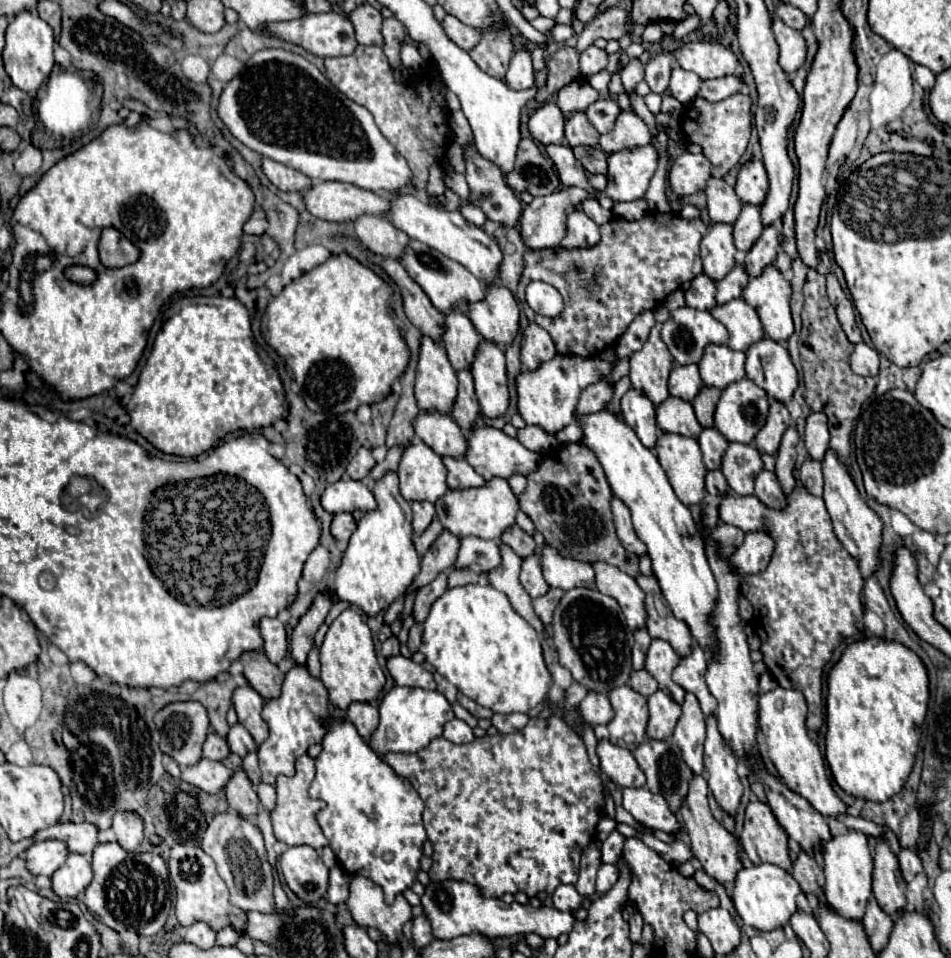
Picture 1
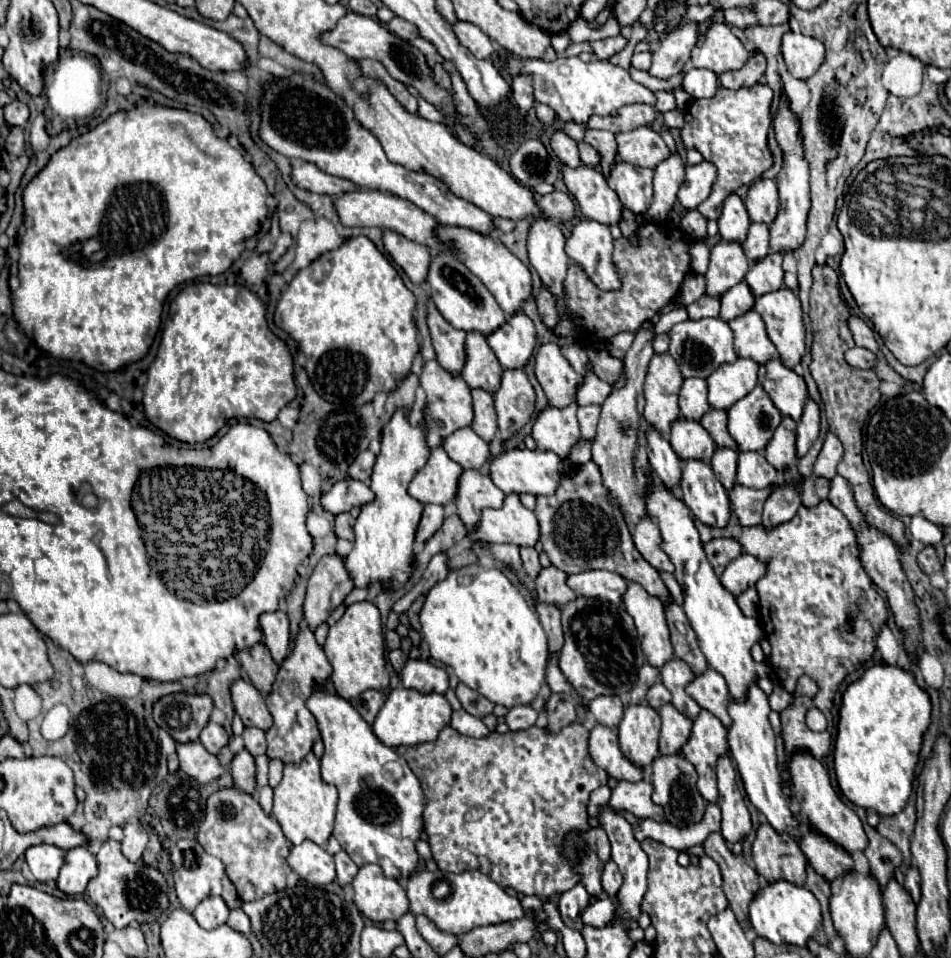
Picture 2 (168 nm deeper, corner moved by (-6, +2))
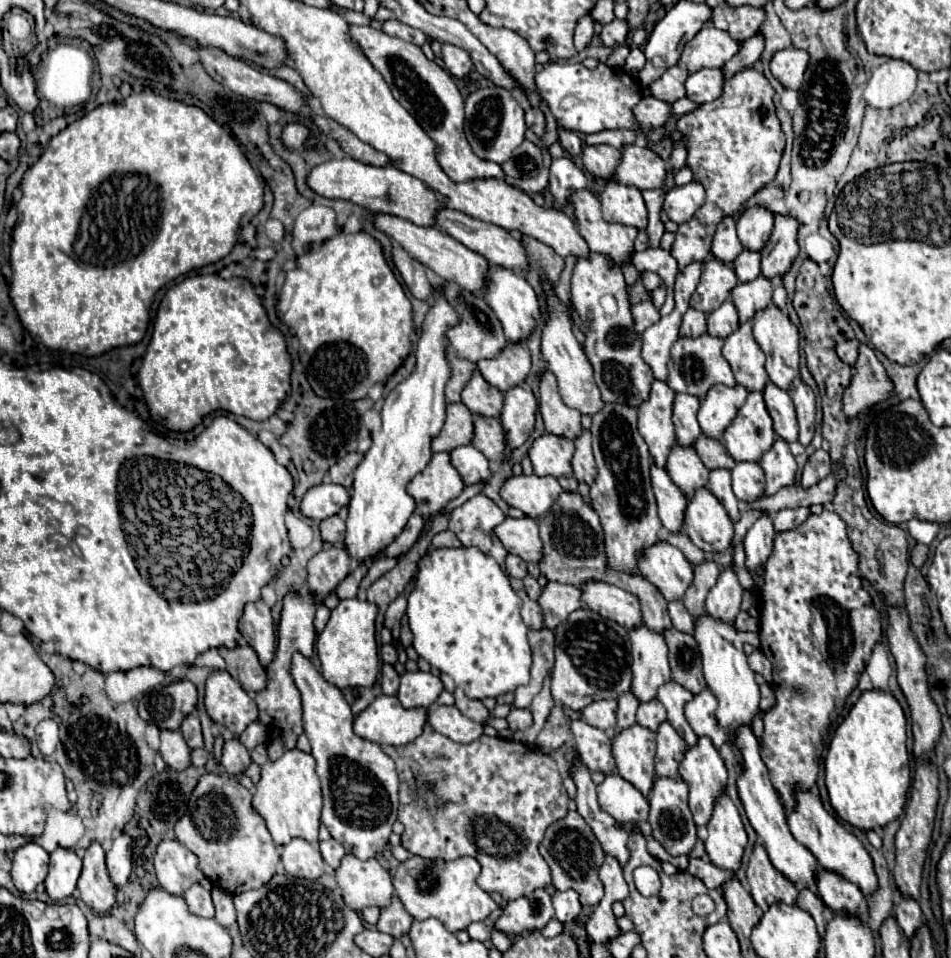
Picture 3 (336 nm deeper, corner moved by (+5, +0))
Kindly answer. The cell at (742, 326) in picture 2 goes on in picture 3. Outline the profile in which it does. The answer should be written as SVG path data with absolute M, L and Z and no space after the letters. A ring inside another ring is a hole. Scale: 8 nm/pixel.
M743 323L735 333L725 339L723 357L733 369L739 385L747 391L763 391L769 377L765 373L765 353L751 333L751 323Z

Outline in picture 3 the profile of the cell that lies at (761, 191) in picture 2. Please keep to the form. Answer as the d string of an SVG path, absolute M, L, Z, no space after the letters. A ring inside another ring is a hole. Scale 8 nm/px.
M751 207L737 219L737 235L745 249L761 251L773 231L773 215L763 207Z

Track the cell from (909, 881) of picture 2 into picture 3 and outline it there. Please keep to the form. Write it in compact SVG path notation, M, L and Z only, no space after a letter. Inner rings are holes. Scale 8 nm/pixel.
M901 895L901 903L895 905L895 921L903 929L905 937L913 939L913 935L917 933L917 927L921 927L923 923L923 911L919 903Z

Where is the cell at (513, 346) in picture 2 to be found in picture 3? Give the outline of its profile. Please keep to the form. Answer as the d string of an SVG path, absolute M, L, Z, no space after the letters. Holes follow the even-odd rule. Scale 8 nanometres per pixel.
M515 343L505 347L495 359L481 359L477 367L489 385L505 393L509 387L525 383L531 371L531 355L525 343Z

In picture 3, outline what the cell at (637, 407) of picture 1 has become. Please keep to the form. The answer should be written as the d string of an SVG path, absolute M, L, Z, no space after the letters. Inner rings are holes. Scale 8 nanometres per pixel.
M657 465L651 467L651 481L653 481L653 491L657 497L659 517L663 521L663 527L669 533L681 533L685 521L685 503L687 503L685 495L671 481L669 473Z

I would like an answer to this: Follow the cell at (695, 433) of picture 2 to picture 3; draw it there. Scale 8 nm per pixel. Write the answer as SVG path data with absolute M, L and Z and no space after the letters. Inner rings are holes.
M675 445L673 451L669 453L669 461L665 469L669 471L669 477L673 479L673 483L681 487L687 499L689 495L693 495L693 491L697 491L697 487L705 487L709 479L709 471L701 463L693 447Z

